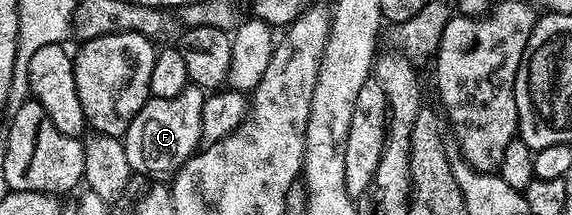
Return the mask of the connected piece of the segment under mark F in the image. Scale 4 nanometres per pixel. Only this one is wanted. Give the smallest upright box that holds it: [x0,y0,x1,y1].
[123,84,206,182]

